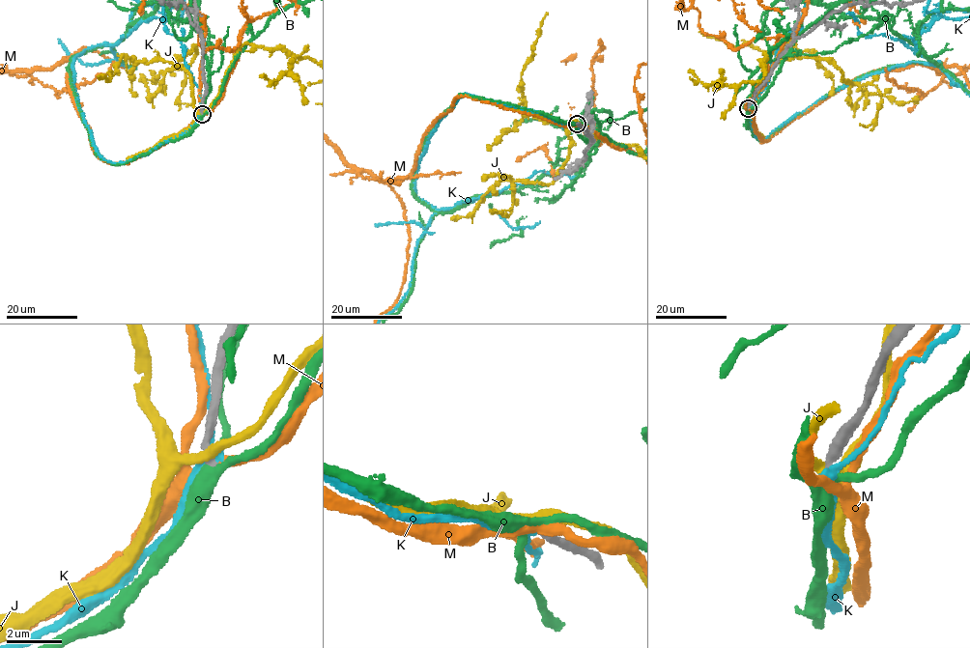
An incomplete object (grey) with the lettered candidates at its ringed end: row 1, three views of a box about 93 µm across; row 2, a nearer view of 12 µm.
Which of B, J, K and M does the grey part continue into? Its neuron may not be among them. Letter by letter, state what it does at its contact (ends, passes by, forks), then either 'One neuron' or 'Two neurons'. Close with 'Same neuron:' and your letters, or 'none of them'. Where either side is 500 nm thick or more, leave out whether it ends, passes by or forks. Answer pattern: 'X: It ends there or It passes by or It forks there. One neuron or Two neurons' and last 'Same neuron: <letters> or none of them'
B: It forks there. Two neurons
J: It passes by. Two neurons
K: It passes by. Two neurons
M: It passes by. Two neurons
Same neuron: none of them

